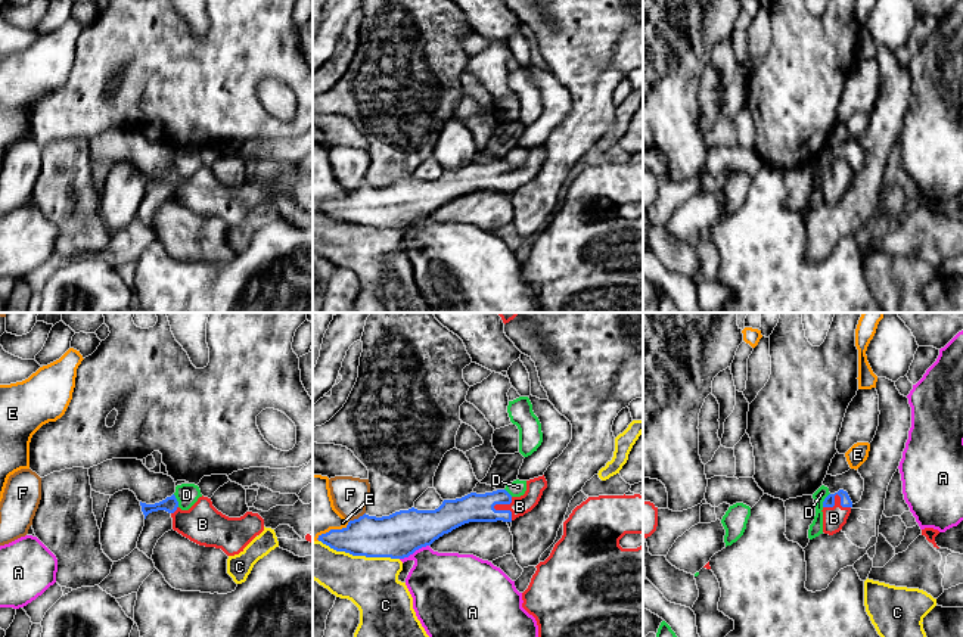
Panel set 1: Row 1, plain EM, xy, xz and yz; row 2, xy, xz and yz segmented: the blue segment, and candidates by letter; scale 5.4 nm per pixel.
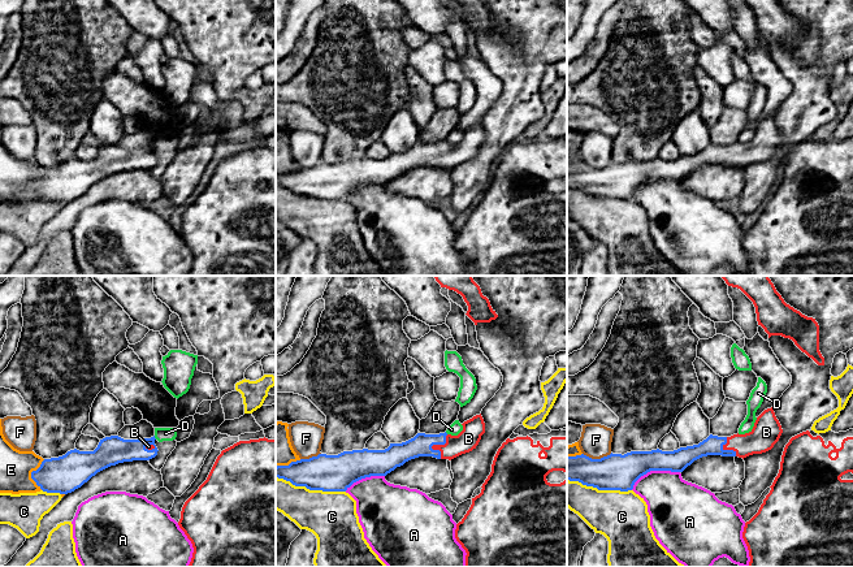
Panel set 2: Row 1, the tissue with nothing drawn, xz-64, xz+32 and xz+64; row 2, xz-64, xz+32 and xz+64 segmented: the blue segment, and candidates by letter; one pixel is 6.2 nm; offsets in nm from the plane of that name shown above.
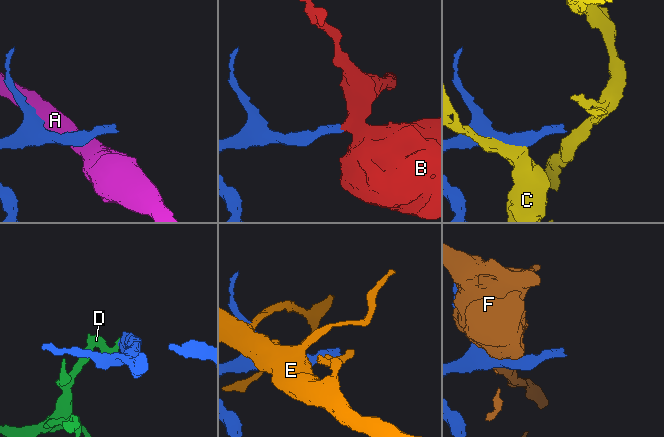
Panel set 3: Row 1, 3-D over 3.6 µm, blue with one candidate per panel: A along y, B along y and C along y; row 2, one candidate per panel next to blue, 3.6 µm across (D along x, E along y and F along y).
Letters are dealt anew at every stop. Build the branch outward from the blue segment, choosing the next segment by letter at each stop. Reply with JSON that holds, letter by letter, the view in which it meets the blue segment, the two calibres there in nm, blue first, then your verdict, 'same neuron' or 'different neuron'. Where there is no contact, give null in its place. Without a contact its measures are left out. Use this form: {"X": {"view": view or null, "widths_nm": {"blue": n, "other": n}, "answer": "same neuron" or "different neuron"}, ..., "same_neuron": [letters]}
{"A": {"view": "xz", "widths_nm": {"blue": 240, "other": 360}, "answer": "different neuron"}, "B": {"view": "xz", "widths_nm": {"blue": 160, "other": 100}, "answer": "same neuron"}, "C": {"view": "xz", "widths_nm": {"blue": 240, "other": 300}, "answer": "different neuron"}, "D": {"view": "yz", "widths_nm": {"blue": 60, "other": 80}, "answer": "different neuron"}, "E": {"view": "xz", "widths_nm": {"blue": 220, "other": 240}, "answer": "different neuron"}, "F": {"view": "xz", "widths_nm": {"blue": 240, "other": 190}, "answer": "different neuron"}, "same_neuron": ["B"]}

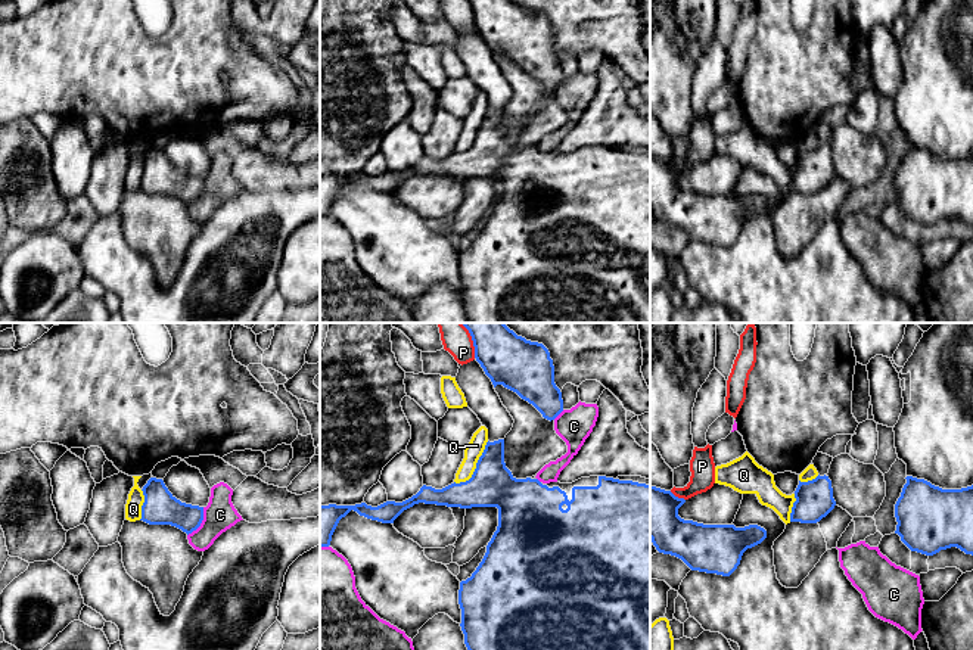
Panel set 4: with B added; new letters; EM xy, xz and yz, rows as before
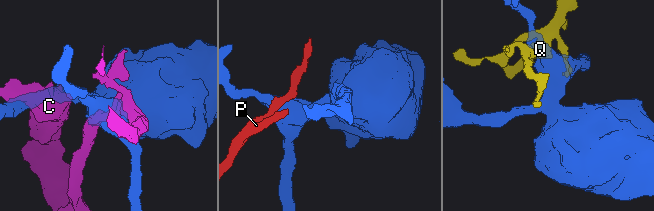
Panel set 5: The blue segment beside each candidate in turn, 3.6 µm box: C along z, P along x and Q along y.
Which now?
{"C": {"view": "xy", "widths_nm": {"blue": 190, "other": 180}, "answer": "different neuron"}, "P": {"view": "yz", "widths_nm": {"blue": 280, "other": 140}, "answer": "different neuron"}, "Q": {"view": "xz", "widths_nm": {"blue": 240, "other": 90}, "answer": "different neuron"}, "same_neuron": []}

